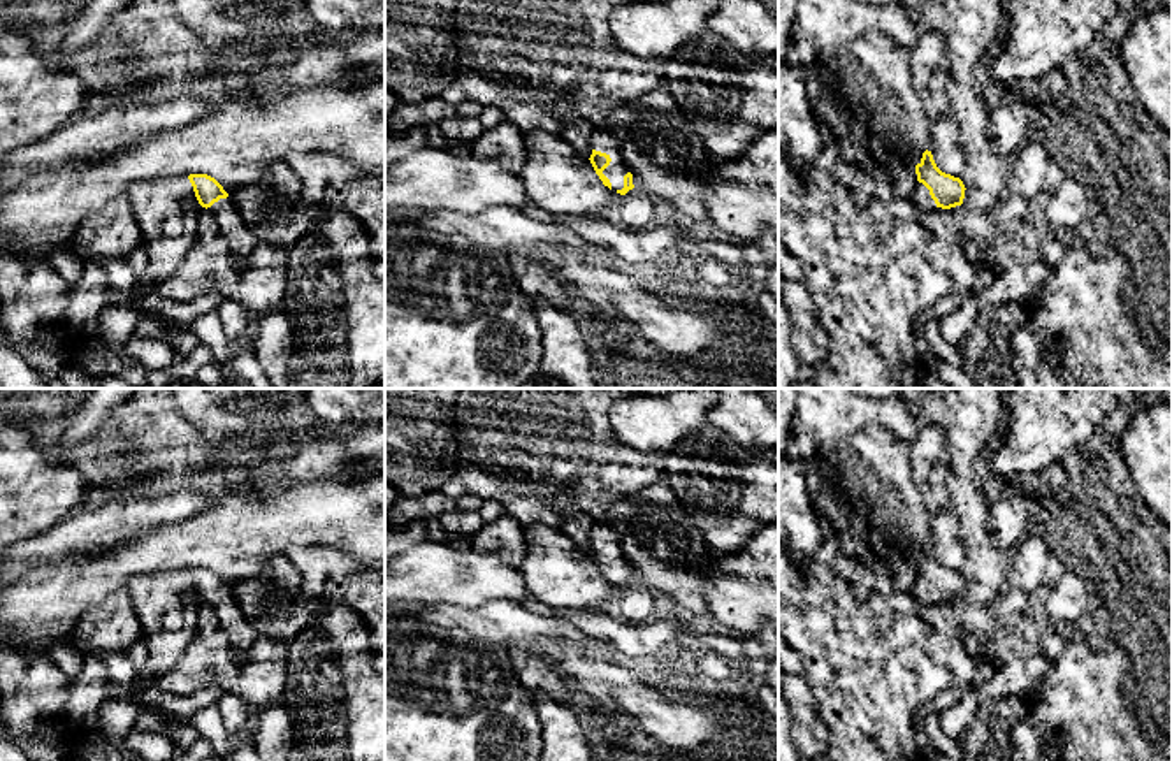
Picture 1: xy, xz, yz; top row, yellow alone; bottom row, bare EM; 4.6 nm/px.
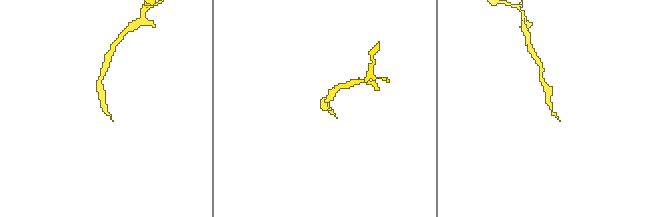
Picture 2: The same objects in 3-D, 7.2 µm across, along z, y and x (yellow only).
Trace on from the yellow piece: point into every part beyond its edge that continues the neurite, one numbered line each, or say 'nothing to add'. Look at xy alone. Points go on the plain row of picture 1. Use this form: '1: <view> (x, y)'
1: xy (241, 635)

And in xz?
1: xz (601, 533)

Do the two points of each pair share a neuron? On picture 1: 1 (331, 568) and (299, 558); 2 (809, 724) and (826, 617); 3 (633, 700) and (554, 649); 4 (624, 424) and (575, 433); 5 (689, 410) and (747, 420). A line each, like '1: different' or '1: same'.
1: same
2: different
3: same
4: different
5: different

